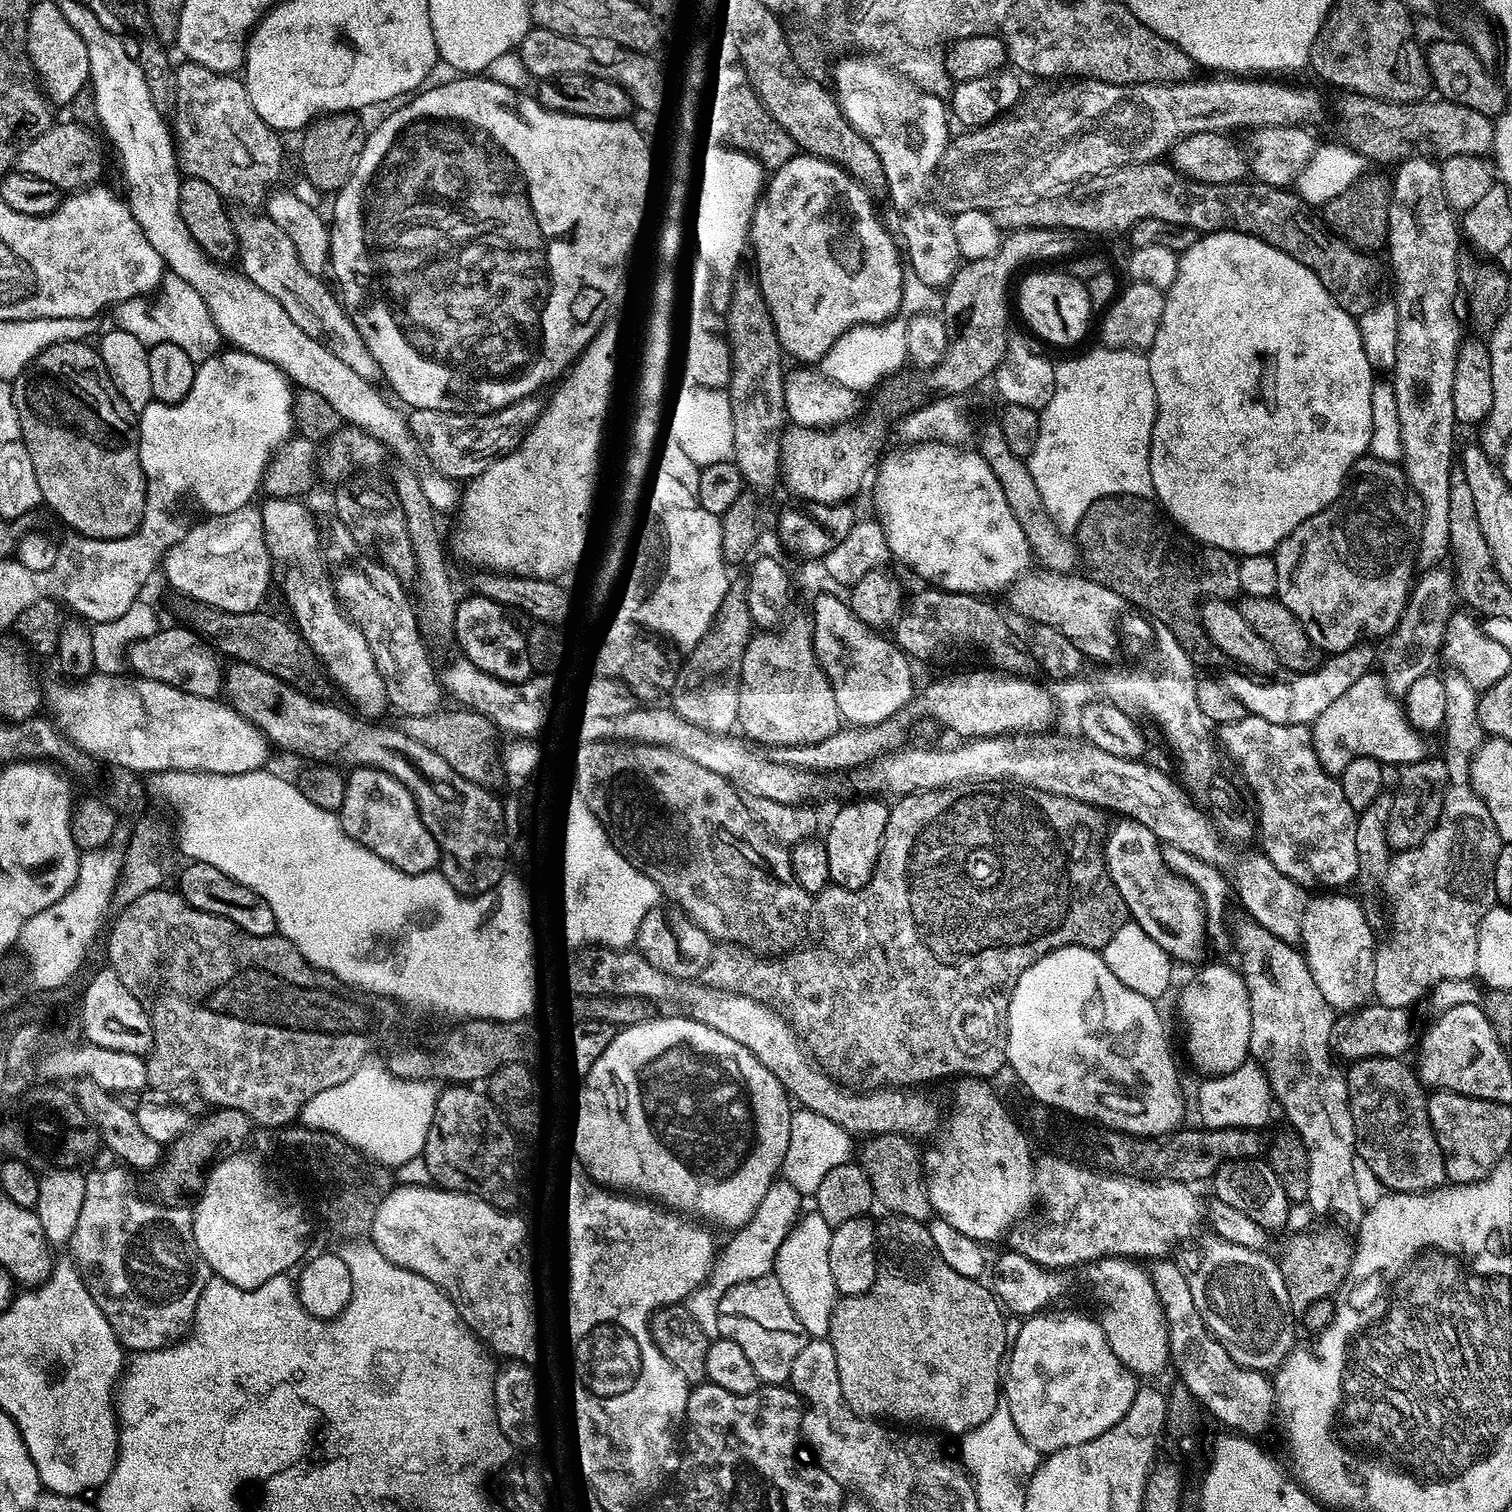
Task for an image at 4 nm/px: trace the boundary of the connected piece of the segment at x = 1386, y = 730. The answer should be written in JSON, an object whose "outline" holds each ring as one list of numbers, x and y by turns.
{"outline":[[1379,671,1366,673,1342,698,1338,698,1322,710,1322,714,1311,725,1312,745,1325,769,1339,774,1354,762,1354,758,1374,758,1385,766,1403,766,1425,759,1429,755,1425,733,1408,720,1404,705,1392,695,1388,684]]}

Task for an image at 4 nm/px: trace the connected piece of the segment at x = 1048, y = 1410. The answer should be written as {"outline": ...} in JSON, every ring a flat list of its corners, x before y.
{"outline":[[1054,1310,1039,1311,1035,1315,1030,1315,1023,1321,1024,1325,1020,1328,1020,1333,1015,1333,1014,1347,1010,1352,1010,1372,1012,1368,1012,1376,1016,1379,1016,1389,1013,1390,1013,1400,1010,1400,1012,1417,1014,1424,1018,1426,1018,1430,1028,1442,1030,1446,1034,1446,1036,1451,1041,1454,1051,1454,1061,1452,1070,1446,1082,1446,1086,1442,1090,1442,1094,1438,1098,1438,1102,1434,1106,1434,1106,1430,1110,1430,1118,1422,1122,1422,1122,1418,1126,1414,1126,1410,1130,1410,1130,1406,1136,1397,1138,1380,1135,1375,1129,1372,1122,1361,1115,1356,1108,1345,1106,1334,1103,1333,1103,1328,1098,1319,1091,1315,1083,1316,1080,1312,1052,1312]]}

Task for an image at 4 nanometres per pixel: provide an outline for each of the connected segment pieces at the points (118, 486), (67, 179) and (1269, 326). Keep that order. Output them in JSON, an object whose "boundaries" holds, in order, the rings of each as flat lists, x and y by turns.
{"boundaries":[[[75,340,74,342,58,342,42,354,38,354,11,381,13,392,13,404,18,414,18,426,20,427,20,443,26,446,26,454,30,454,30,462,34,462,34,475,38,478,38,490,42,490,42,501,64,524,72,527,73,533,86,536,90,540,117,540,123,536,129,536,142,522,142,514,146,506,146,486,140,465,140,446,138,443,138,428,134,423,134,413,130,406,116,392,116,387,110,382,110,378,104,369,104,363,100,360,100,353,91,343]],[[75,122,53,123,41,136,34,138,20,151,19,171,34,178,42,178,60,189,61,193,71,194,85,188,99,185,104,176,104,148,101,137,92,133,91,127]],[[1210,232,1201,235,1198,240,1182,252,1179,257,1179,274,1176,278,1174,292,1177,292,1176,301,1172,298,1165,301,1164,306,1164,322,1159,332,1158,338,1154,338,1151,348,1147,349,1146,355,1148,365,1150,366,1150,374,1154,382,1154,390,1156,391,1156,426,1152,431,1152,450,1150,460,1150,478,1154,482,1154,490,1157,492,1157,501,1168,516,1171,517,1173,523,1191,537,1192,540,1199,542,1201,545,1207,546,1209,549,1220,549,1228,551,1237,558,1246,556,1266,556,1275,553,1276,548,1286,537,1294,530,1298,530,1298,526,1302,526,1302,522,1306,522,1306,518,1314,518,1314,514,1318,514,1323,508,1329,508,1340,496,1346,487,1346,481,1349,479,1352,467,1357,460,1365,459,1368,447,1370,446,1370,434,1372,433,1372,419,1370,418,1370,394,1374,383,1374,369,1370,358,1366,358,1366,346,1362,344,1362,334,1357,317,1351,316,1346,310,1342,310,1342,306,1334,297,1326,290,1326,286,1322,286,1322,282,1313,274,1309,268,1302,266,1302,262,1298,262,1294,258,1290,258,1290,254,1286,254,1281,248,1276,248,1273,244,1267,244,1258,236,1250,236,1247,232]]]}

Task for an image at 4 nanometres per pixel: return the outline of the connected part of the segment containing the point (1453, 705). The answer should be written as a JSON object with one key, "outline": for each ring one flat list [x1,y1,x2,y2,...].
{"outline":[[1455,670,1445,671,1443,678,1446,718,1442,730,1448,738,1448,745,1444,748,1442,759,1448,767,1448,793,1434,830,1430,830,1418,846,1391,857,1386,889,1392,899,1392,941,1384,945,1381,943,1376,948,1374,962,1375,999,1386,1006,1405,1010,1411,1009,1415,1000,1423,996,1425,999,1444,980,1471,980,1476,976,1476,929,1480,926,1480,919,1497,903,1494,874,1502,841,1498,826,1494,826,1494,818,1490,818,1490,810,1486,810,1482,798,1472,789,1470,778,1472,757,1486,736,1476,717,1478,690]]}

